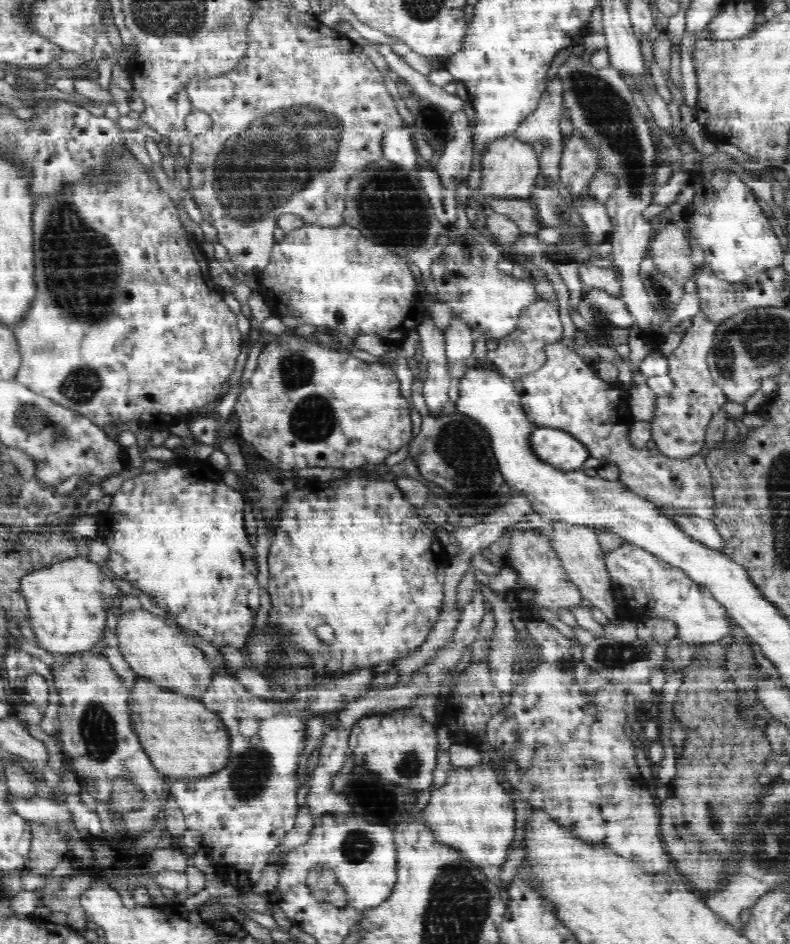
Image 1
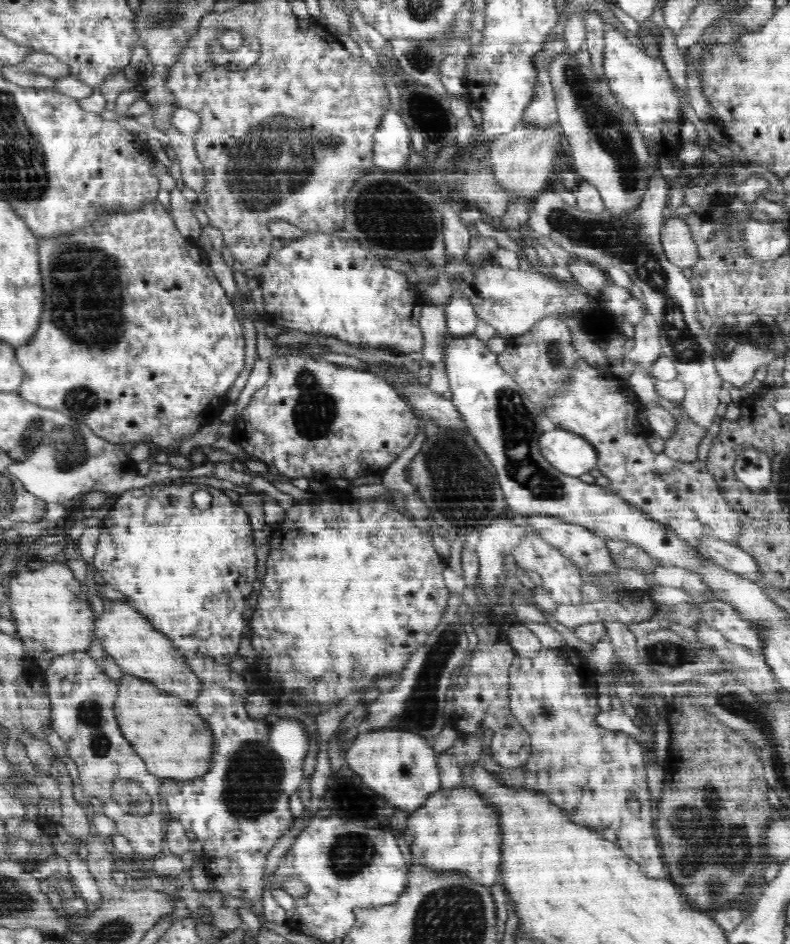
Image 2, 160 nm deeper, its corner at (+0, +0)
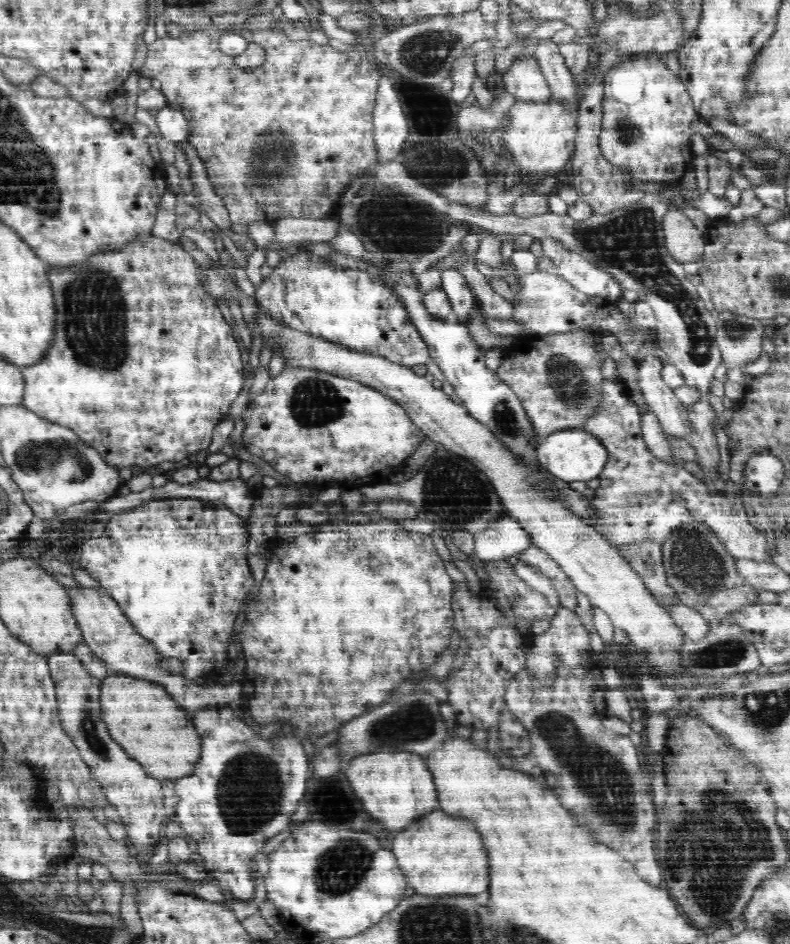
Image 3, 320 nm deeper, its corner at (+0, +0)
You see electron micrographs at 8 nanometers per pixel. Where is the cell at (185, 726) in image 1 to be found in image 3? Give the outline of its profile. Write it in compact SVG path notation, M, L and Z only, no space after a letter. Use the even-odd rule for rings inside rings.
M108 675L101 682L100 708L108 732L114 742L124 746L130 758L136 758L136 762L144 766L147 776L171 782L194 772L194 764L200 758L200 736L192 722L188 722L186 712L176 706L163 686L128 675Z

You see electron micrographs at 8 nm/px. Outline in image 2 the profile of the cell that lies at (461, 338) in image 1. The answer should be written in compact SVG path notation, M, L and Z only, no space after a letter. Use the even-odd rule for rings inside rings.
M454 293L443 310L446 314L449 335L452 338L468 338L474 335L477 325L481 322L464 293Z

